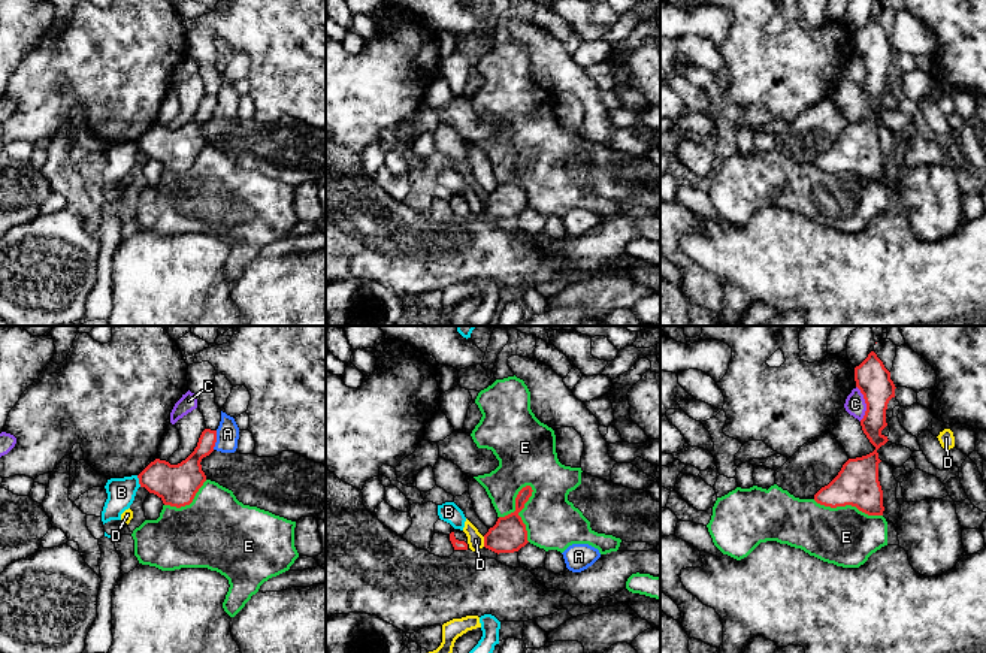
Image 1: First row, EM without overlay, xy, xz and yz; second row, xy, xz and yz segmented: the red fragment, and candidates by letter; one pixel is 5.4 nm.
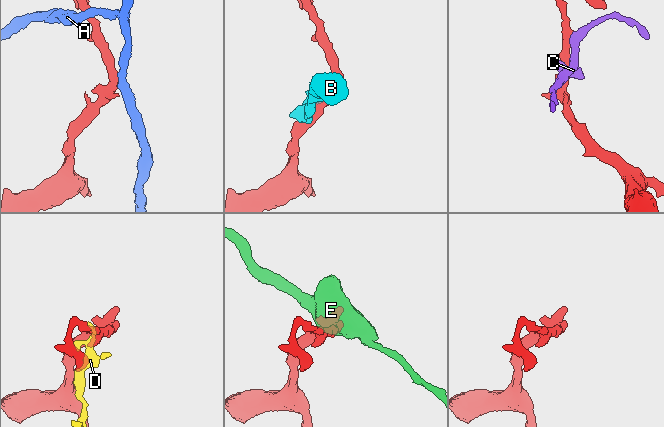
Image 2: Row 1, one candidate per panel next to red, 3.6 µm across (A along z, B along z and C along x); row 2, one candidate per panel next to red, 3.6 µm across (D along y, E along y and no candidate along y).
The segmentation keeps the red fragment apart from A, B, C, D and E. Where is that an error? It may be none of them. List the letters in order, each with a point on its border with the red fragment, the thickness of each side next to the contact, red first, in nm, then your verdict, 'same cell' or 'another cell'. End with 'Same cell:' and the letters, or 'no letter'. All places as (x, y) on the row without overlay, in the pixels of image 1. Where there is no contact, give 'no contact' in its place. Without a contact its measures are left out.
A: xy (215, 105) | 160/130 nm | another cell
B: xy (139, 147) | 220/150 nm | another cell
C: yz (865, 67) | 180/110 nm | another cell
D: xz (484, 206) | 190/90 nm | another cell
E: xz (519, 177) | 190/280 nm | another cell
Same cell: no letter

